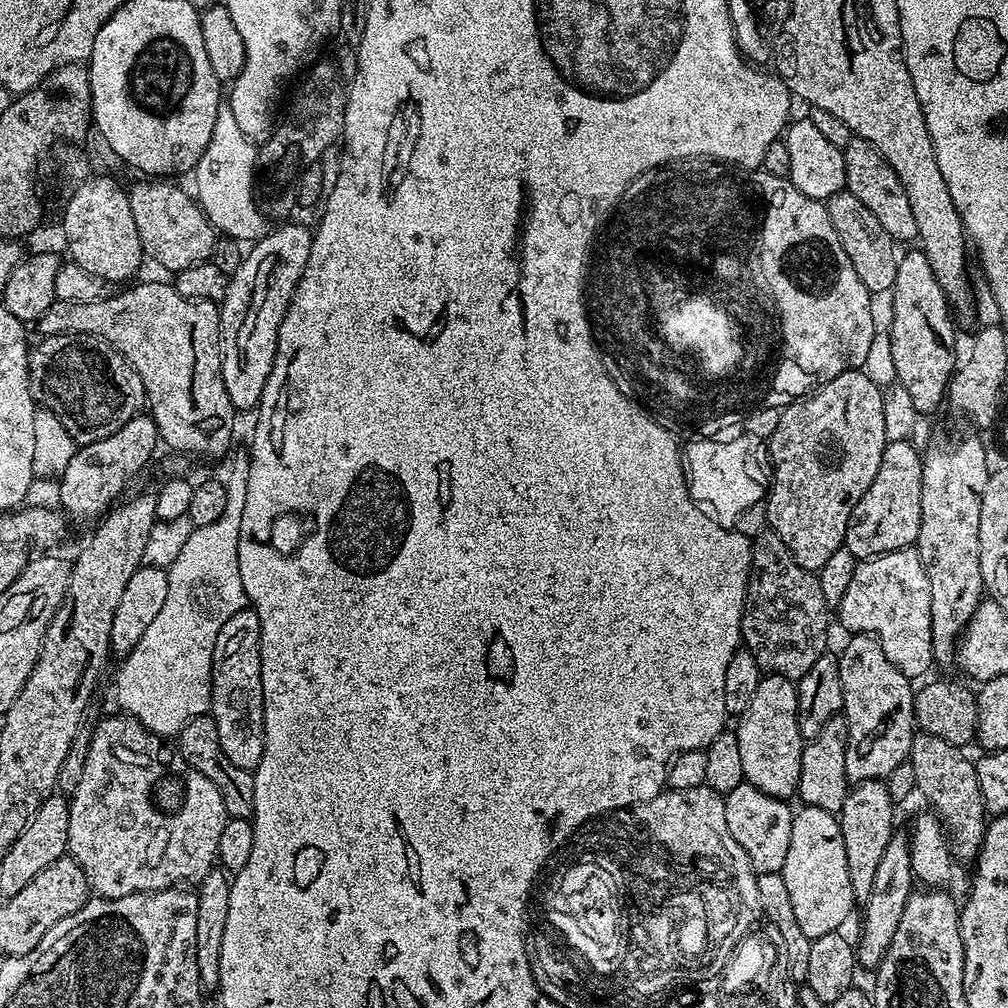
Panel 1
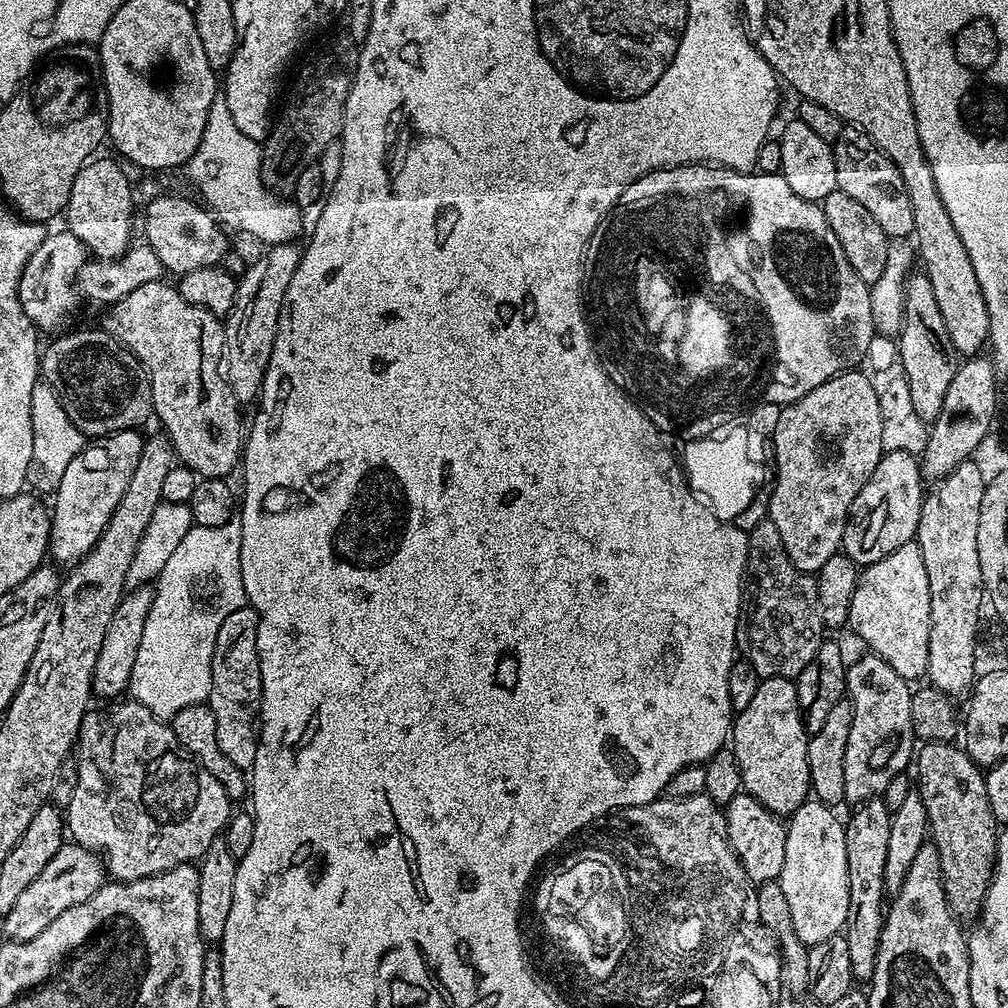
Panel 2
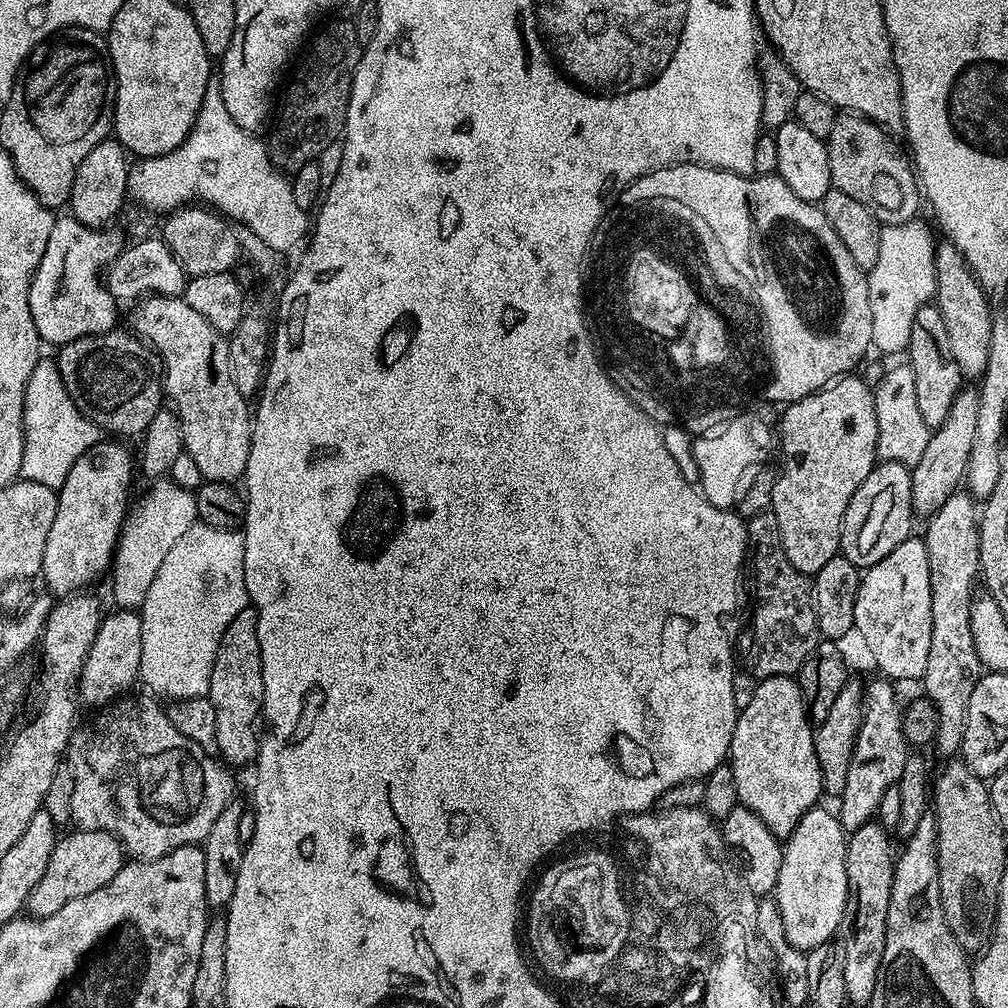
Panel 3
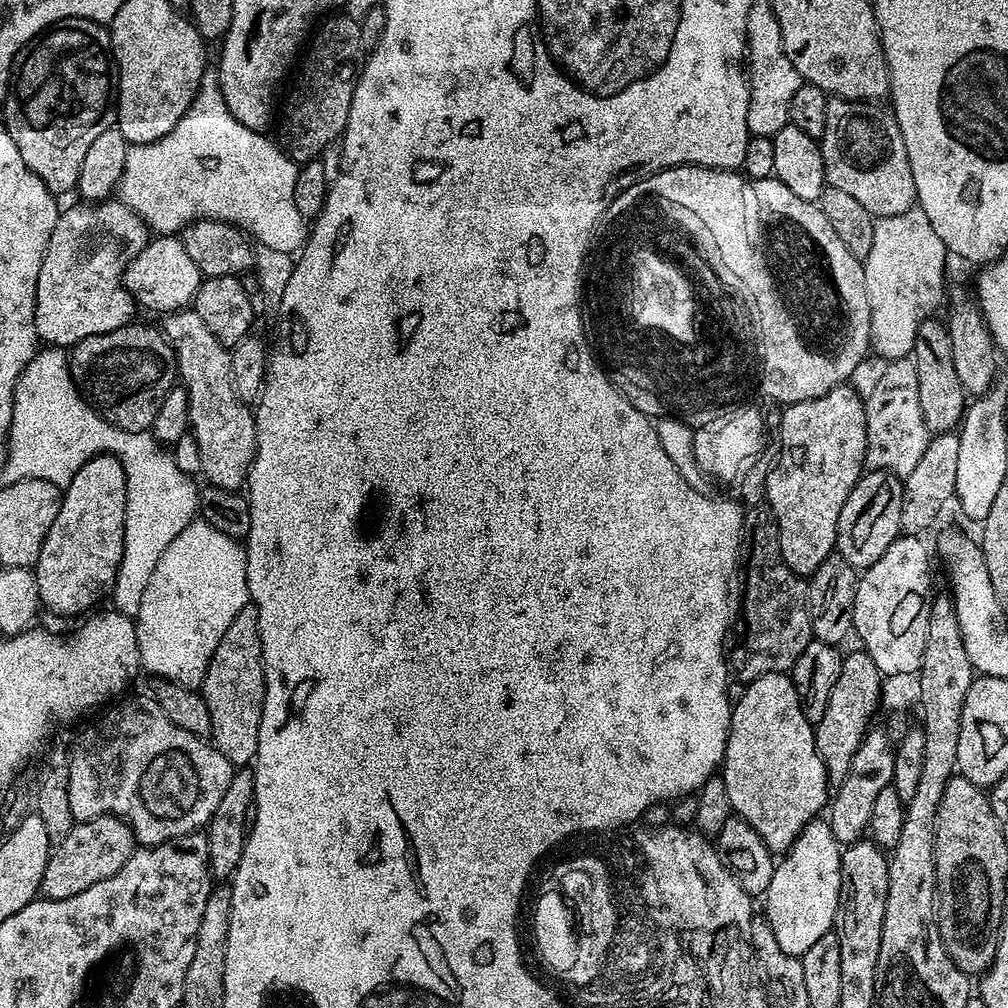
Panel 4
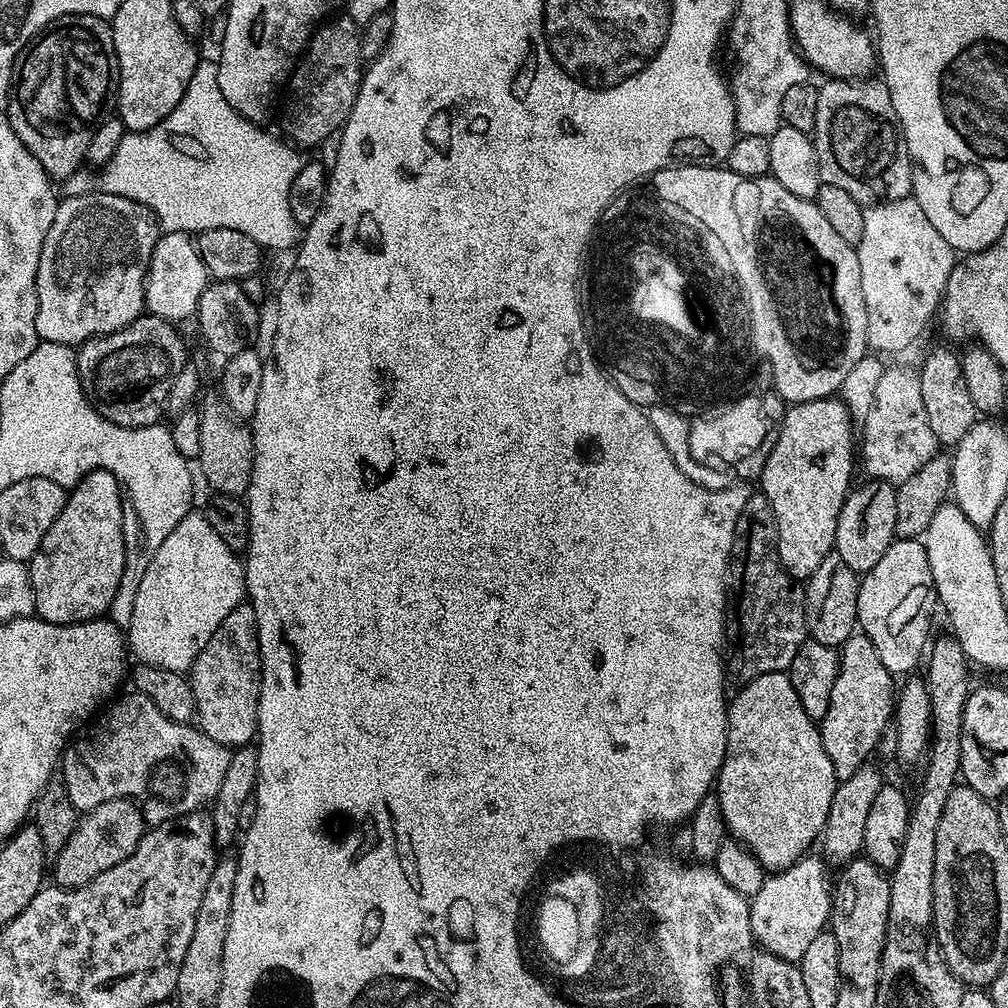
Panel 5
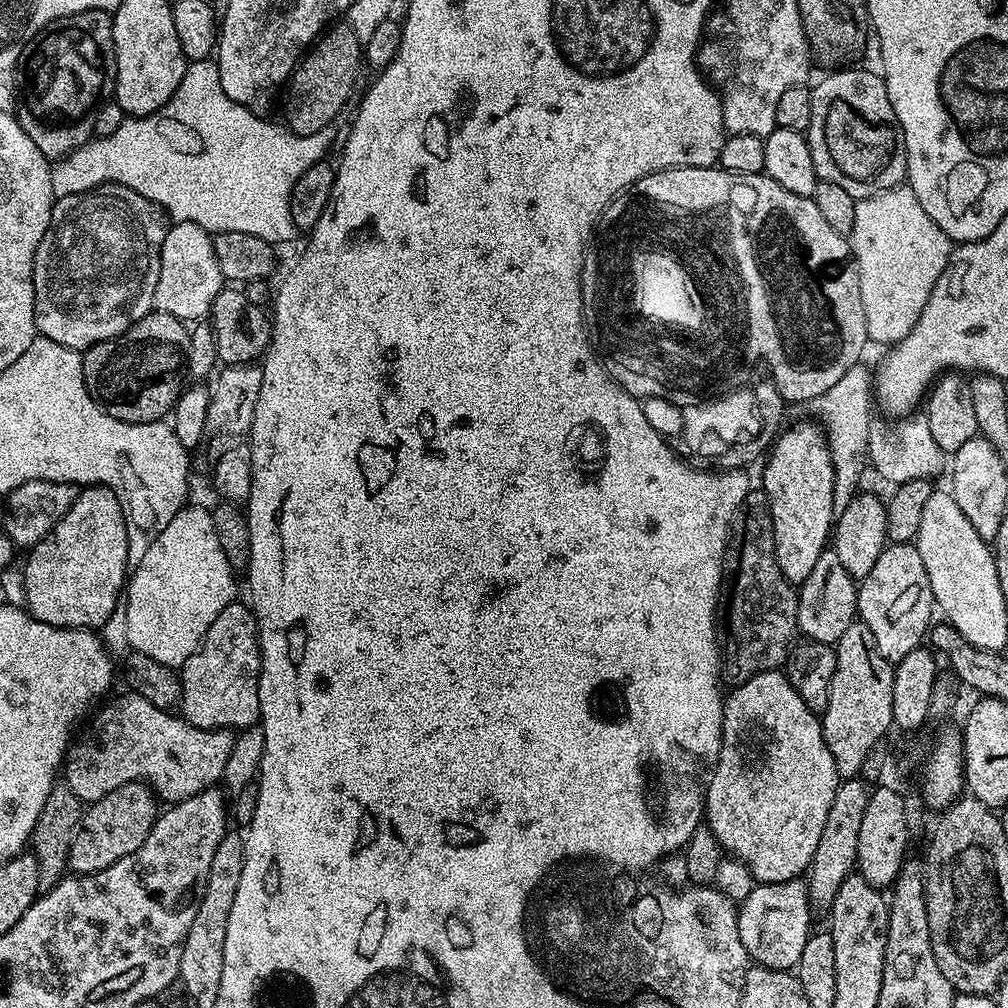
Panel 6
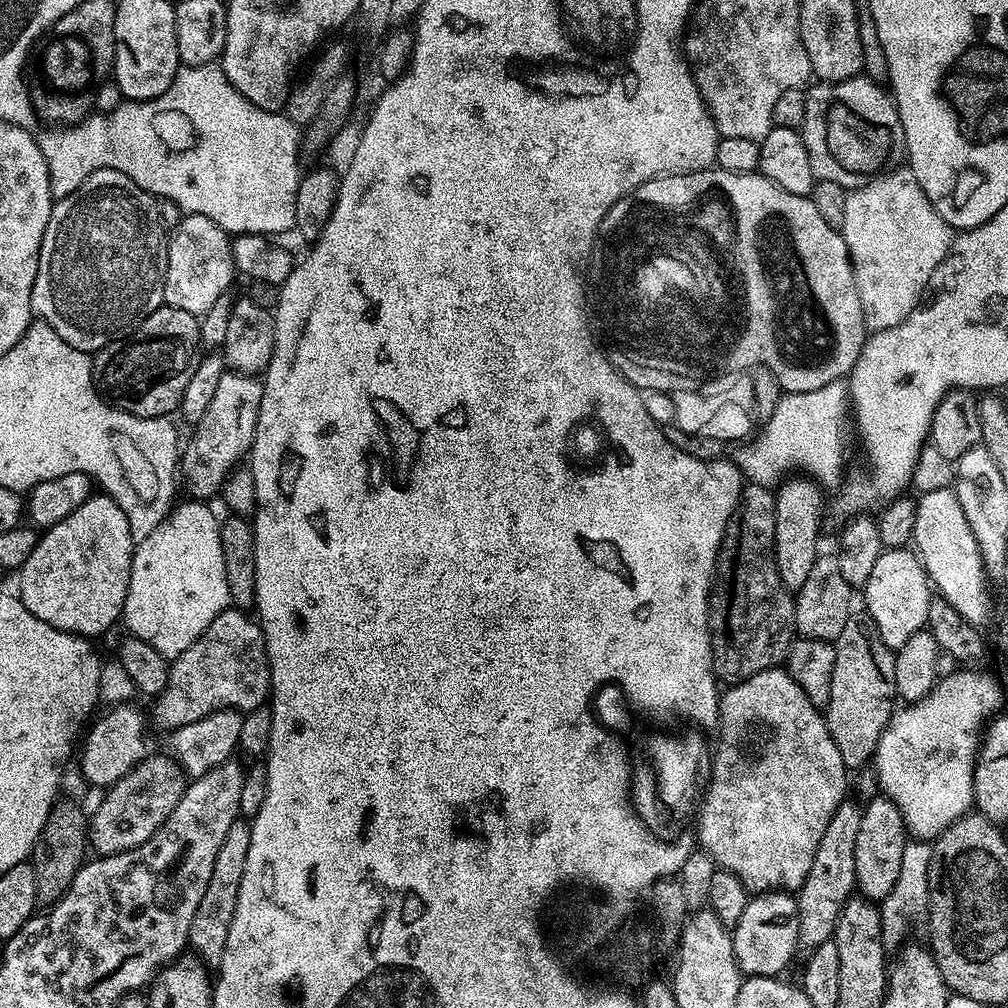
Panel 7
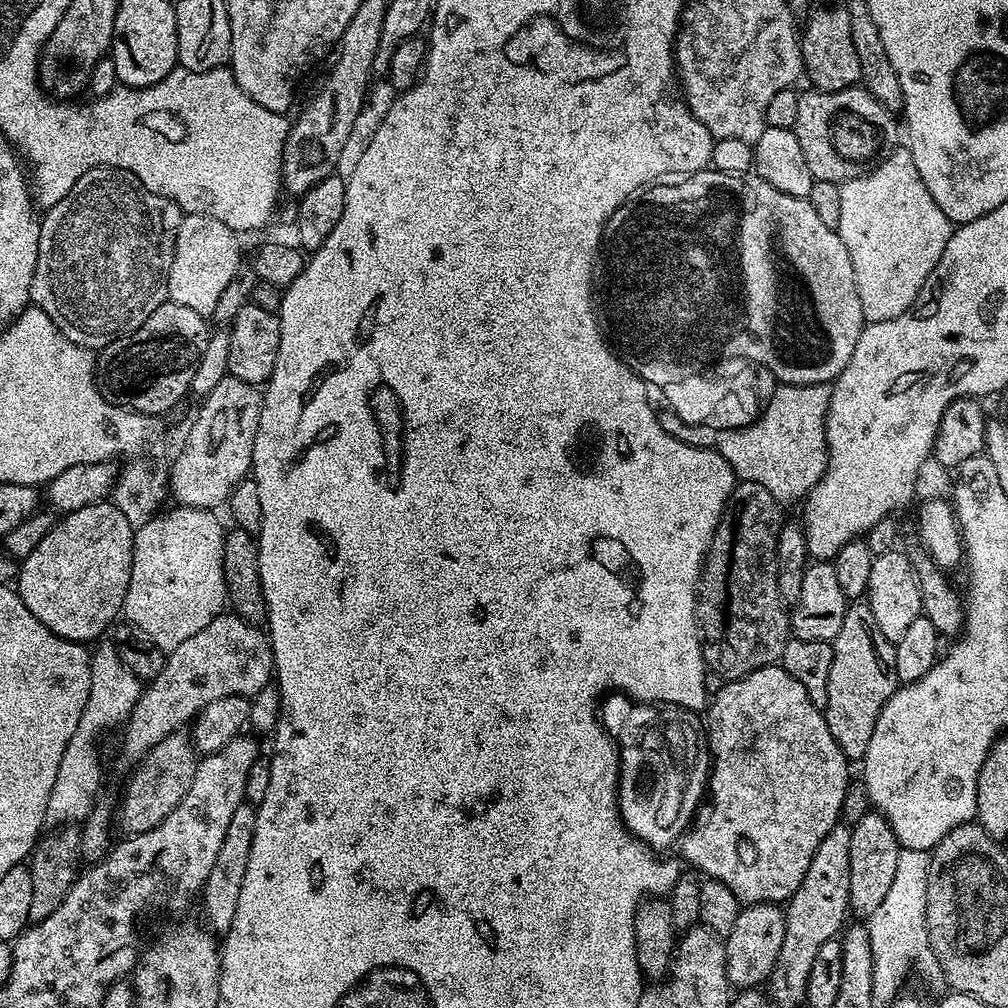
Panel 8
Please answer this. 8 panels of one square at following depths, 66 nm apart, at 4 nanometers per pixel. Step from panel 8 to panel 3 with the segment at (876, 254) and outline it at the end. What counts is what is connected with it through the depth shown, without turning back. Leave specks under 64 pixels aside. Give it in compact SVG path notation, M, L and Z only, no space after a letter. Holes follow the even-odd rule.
M922 220L886 224L880 229L878 262L866 272L875 351L903 353L910 342L914 314L918 314L918 310L936 295L934 254L937 241L932 240L932 232Z

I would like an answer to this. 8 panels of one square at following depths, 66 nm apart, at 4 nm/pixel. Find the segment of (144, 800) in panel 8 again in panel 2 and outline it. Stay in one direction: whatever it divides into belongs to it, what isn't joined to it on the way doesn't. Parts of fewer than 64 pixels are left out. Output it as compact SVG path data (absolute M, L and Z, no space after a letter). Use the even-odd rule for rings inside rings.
M66 842L60 847L58 854L54 854L54 858L46 862L42 874L38 874L38 878L34 878L34 882L26 886L26 891L18 898L18 902L14 902L6 917L8 928L16 932L17 941L34 938L42 934L42 930L46 930L46 926L50 926L50 922L54 922L58 914L70 910L70 906L78 906L89 900L105 882L106 865L103 859L89 848L75 842Z

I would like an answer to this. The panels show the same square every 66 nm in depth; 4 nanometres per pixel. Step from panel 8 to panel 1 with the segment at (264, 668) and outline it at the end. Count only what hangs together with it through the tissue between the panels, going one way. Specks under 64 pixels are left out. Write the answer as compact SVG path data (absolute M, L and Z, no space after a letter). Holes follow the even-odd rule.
M245 606L218 630L212 655L212 707L210 715L218 726L222 754L242 770L255 773L264 753L264 695L260 661L260 623L251 606Z

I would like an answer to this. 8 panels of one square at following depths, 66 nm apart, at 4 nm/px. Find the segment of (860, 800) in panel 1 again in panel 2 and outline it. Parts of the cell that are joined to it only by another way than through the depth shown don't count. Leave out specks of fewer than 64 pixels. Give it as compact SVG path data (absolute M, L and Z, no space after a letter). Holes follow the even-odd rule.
M883 799L868 800L851 809L852 817L847 817L846 870L850 874L850 910L848 923L842 933L850 946L850 966L857 981L871 981L878 958L880 935L884 929L886 915L886 893L884 891L884 870L886 849L890 839L892 812L884 805Z

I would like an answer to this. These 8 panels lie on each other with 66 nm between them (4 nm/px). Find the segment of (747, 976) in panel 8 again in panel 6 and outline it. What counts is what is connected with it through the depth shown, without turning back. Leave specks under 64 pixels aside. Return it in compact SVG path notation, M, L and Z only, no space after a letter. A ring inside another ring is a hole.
M803 879L787 880L781 884L757 883L751 894L739 901L736 913L738 932L749 961L779 972L795 969L814 928L812 915L814 909L808 899L808 885Z

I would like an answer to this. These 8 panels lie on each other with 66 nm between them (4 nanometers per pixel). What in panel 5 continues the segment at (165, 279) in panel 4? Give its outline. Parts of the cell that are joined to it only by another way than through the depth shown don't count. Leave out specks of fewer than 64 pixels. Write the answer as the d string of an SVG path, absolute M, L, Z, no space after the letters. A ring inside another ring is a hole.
M164 232L160 241L154 246L154 254L148 263L148 276L144 280L144 303L147 311L153 316L160 316L163 320L181 322L195 317L196 308L202 298L202 290L207 288L210 277L206 266L202 262L200 252L196 249L196 241L187 232Z

